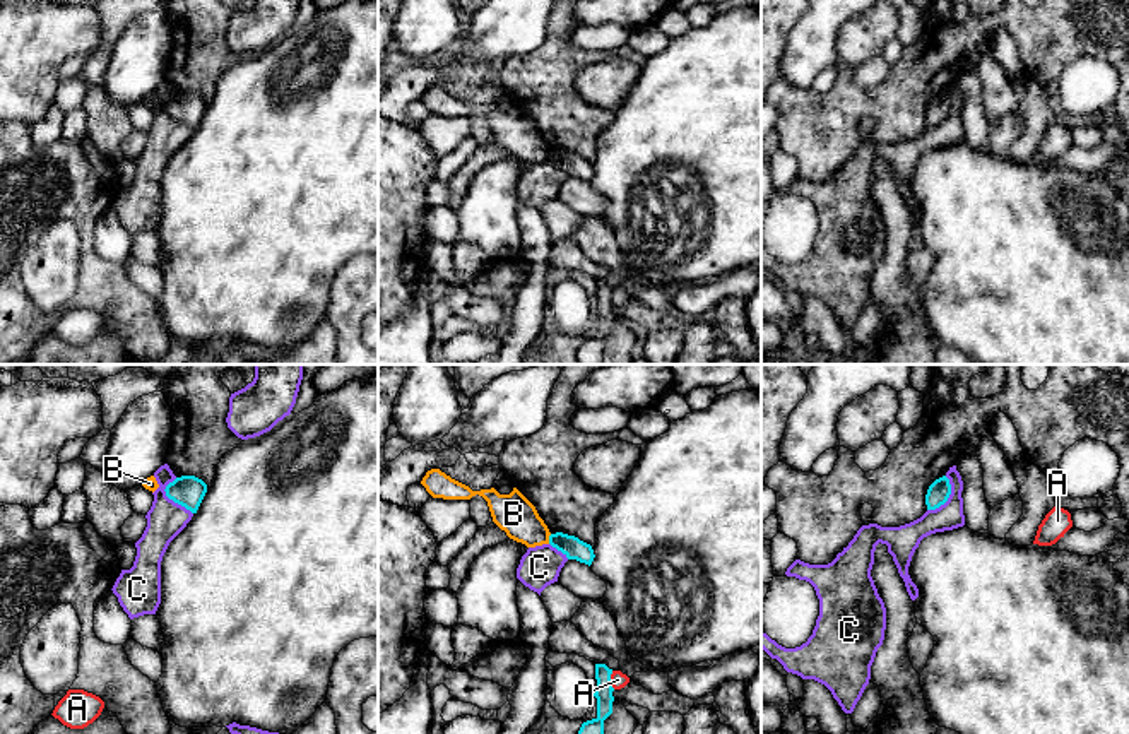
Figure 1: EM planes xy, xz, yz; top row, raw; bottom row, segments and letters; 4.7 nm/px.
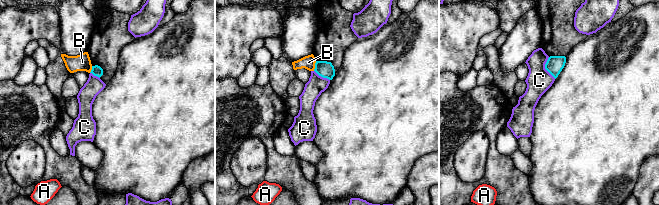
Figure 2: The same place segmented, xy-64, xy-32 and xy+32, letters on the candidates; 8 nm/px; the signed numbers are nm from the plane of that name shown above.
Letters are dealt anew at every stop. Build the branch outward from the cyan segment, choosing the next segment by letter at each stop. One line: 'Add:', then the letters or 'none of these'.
Add: none of these

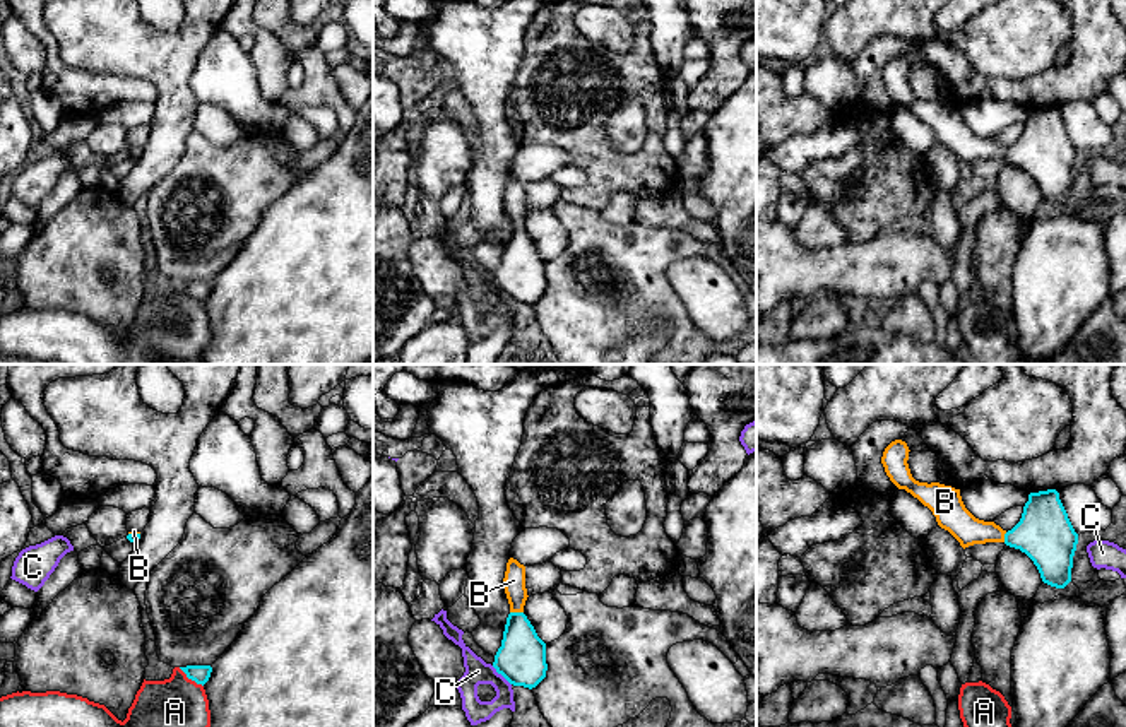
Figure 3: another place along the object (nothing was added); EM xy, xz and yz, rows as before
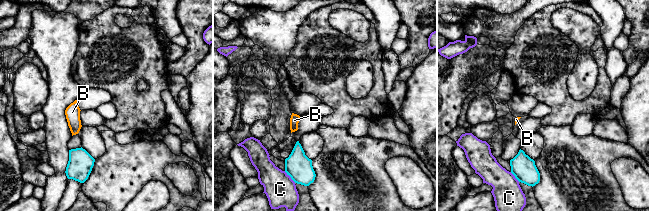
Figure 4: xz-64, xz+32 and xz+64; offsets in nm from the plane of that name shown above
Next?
Add: B

